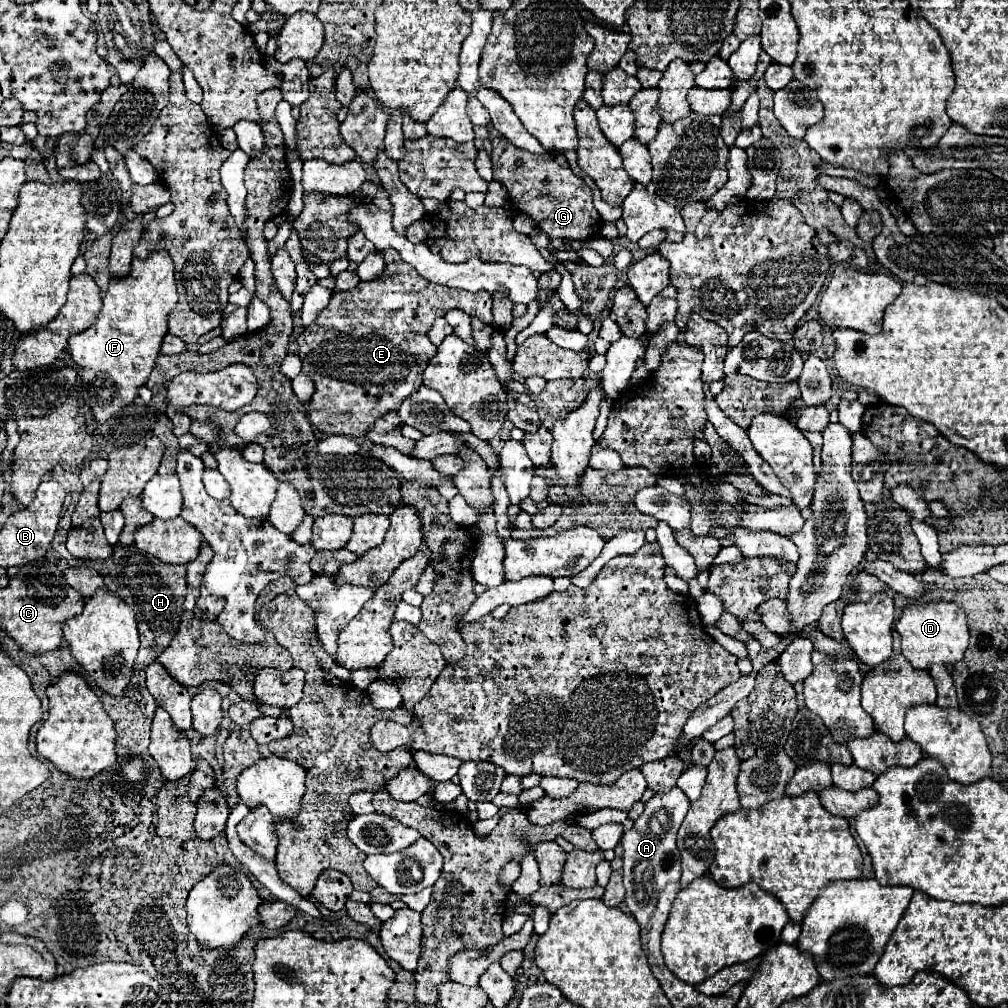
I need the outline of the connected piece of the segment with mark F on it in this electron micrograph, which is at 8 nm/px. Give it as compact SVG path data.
M167 250L151 252L145 260L133 256L131 272L123 278L111 278L109 288L103 296L103 308L97 316L97 322L89 326L85 332L79 332L69 338L69 352L75 360L81 378L83 378L83 400L93 410L97 422L109 420L123 406L131 404L137 396L139 386L143 386L151 374L151 368L159 356L161 340L167 334L167 316L177 304L175 276L173 276L173 260Z

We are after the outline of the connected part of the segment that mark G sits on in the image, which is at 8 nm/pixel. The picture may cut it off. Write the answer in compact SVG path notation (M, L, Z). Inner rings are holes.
M503 136L491 140L493 152L493 180L503 184L509 192L509 202L513 206L531 216L539 230L543 230L549 238L565 238L565 240L589 240L595 238L601 228L601 216L593 206L593 192L585 182L581 182L569 168L563 154L531 154L515 148L505 142Z

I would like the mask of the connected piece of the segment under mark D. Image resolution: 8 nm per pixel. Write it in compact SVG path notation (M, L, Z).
M929 602L929 604L907 604L901 618L895 622L895 630L901 634L903 656L919 670L927 670L931 664L955 664L963 658L969 644L967 618L961 606L955 602Z

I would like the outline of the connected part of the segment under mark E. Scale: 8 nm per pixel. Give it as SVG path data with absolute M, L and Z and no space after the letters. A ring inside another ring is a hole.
M391 248L383 250L383 258L385 272L379 278L375 278L373 282L359 282L349 292L335 290L327 308L317 316L313 324L305 326L305 330L297 338L297 354L301 358L303 372L315 378L315 394L309 402L309 420L319 432L359 438L365 436L371 422L375 422L389 410L399 408L399 404L423 384L423 370L437 352L435 344L427 338L427 332L437 316L445 316L449 310L459 308L485 324L493 324L493 300L485 290L471 294L467 290L451 290L439 284L431 284L423 280L417 270L411 264L403 262Z

